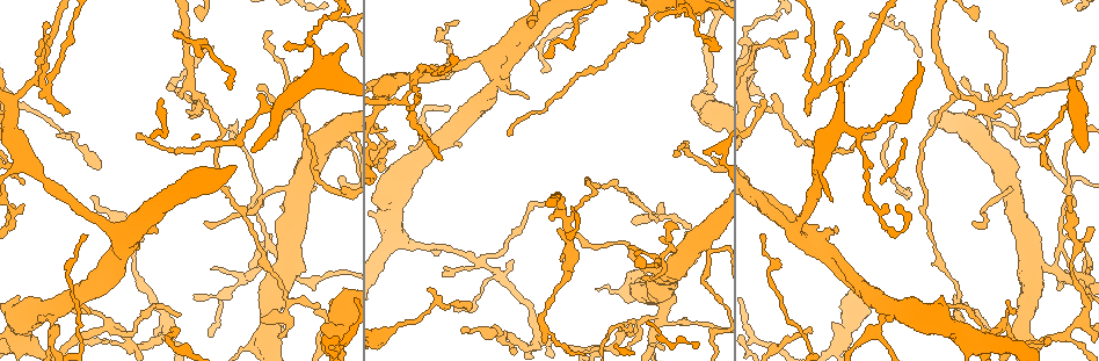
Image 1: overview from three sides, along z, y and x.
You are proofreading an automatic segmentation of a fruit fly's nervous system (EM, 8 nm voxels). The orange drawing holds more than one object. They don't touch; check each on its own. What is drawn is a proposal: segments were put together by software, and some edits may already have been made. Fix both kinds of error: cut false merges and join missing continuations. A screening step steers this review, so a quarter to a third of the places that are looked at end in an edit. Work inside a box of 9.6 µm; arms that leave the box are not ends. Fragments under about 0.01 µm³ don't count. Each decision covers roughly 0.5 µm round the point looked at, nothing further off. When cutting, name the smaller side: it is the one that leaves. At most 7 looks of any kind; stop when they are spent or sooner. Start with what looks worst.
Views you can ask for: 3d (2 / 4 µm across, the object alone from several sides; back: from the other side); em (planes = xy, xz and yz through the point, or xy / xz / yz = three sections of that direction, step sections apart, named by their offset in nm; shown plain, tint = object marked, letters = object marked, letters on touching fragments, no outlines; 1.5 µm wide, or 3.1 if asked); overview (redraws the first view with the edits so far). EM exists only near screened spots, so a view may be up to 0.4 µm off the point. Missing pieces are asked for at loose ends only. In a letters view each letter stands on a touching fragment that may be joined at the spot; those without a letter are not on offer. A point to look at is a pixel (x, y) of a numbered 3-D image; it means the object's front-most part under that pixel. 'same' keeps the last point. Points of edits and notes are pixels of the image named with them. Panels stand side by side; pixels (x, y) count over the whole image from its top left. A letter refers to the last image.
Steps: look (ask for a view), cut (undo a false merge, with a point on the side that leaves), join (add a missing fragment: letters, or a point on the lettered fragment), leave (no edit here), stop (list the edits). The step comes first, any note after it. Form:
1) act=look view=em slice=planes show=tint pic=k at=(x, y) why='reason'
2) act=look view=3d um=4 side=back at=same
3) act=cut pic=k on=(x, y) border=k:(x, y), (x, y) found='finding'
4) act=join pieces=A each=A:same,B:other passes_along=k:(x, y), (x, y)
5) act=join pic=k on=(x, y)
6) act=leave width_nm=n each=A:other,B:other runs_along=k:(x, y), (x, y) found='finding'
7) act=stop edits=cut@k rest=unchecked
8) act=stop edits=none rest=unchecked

act=look view=3d um=4 pic=1 at=(546, 55) why='thin end'

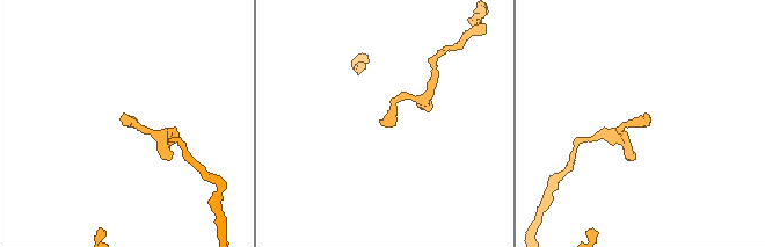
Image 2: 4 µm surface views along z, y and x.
act=look view=em slice=planes show=letters pic=2 at=(380, 124) why='need the tissue'

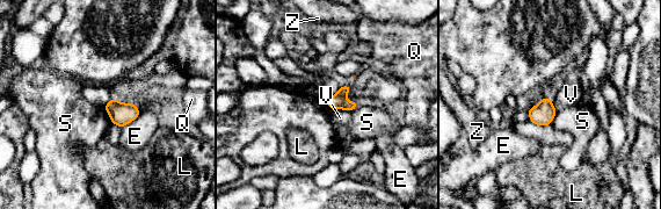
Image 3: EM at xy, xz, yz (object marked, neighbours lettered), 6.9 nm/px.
act=leave each=E:other,L:other,Q:other,S:other,V:other,Z:other border=3:(103, 107), (113, 123) found='none of them fits'

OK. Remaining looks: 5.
act=look view=3d um=2 side=back pic=1 at=(251, 265) why='tapers out'

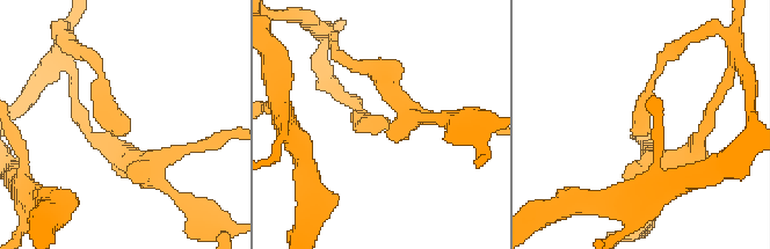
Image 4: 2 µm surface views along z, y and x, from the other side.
act=look view=em slice=xy step=4 show=letters pic=4 at=(124, 133)

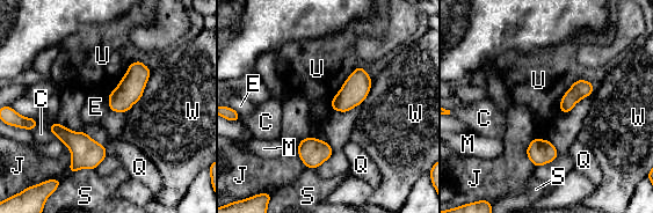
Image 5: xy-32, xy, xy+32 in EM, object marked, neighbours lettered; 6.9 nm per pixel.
act=look view=em slice=planes show=letters at=same why='another direction'

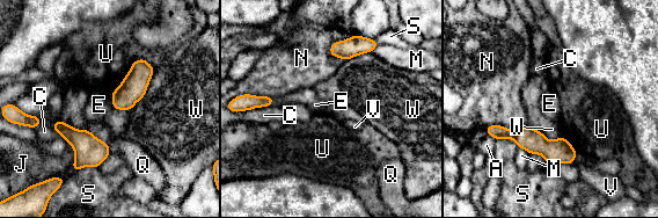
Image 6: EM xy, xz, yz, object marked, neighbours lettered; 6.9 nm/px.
act=leave each=A:other,C:other,E:other,J:other,M:other,N:other,Q:other,S:other,U:other,V:other,W:other found='no lettered fragment goes on from it'

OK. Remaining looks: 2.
act=look view=em slice=planes show=tint pic=1 at=(634, 222) why='tapers out'

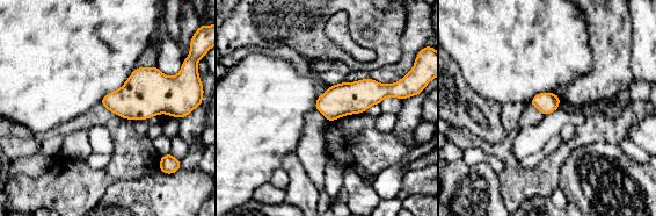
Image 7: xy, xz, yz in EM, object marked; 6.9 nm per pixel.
act=look view=em slice=planes show=letters at=same why='see the neighbours'

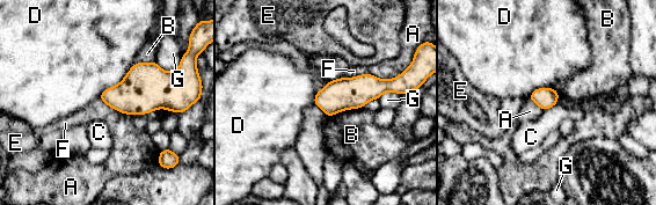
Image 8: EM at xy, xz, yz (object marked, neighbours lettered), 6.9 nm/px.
act=leave each=A:other,B:other,C:other,D:other,E:other,F:other,G:other border=8:(556, 103), (544, 110) found='none of them fits'

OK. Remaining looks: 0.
act=stop edits=none rest=unchecked

